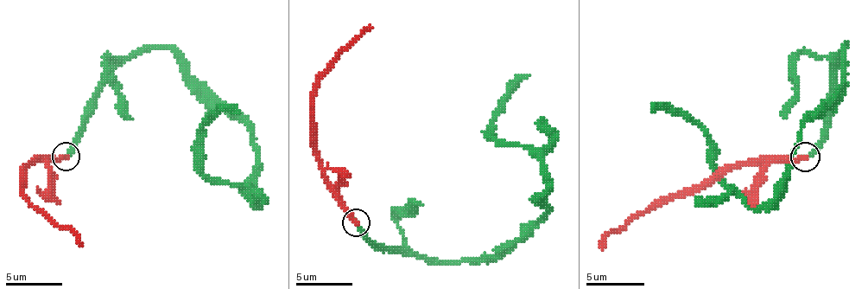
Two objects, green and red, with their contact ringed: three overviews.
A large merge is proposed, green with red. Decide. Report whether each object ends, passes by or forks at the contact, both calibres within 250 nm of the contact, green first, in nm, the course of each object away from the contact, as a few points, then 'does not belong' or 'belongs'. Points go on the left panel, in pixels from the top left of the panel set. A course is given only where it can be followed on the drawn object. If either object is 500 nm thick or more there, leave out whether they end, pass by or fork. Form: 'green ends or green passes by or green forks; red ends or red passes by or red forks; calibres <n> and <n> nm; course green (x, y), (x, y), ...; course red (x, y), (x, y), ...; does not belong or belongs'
green ends; red ends; calibres 240 and 240 nm; course green (65, 156), (96, 88), (169, 48), (248, 127), (256, 203), (203, 172), (203, 127), (239, 113); course red (65, 156), (34, 161), (23, 172), (23, 192), (26, 198), (65, 226), (82, 246); belongs

